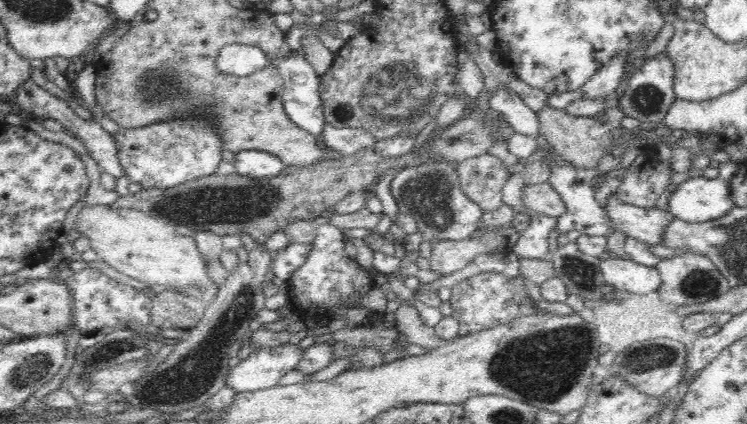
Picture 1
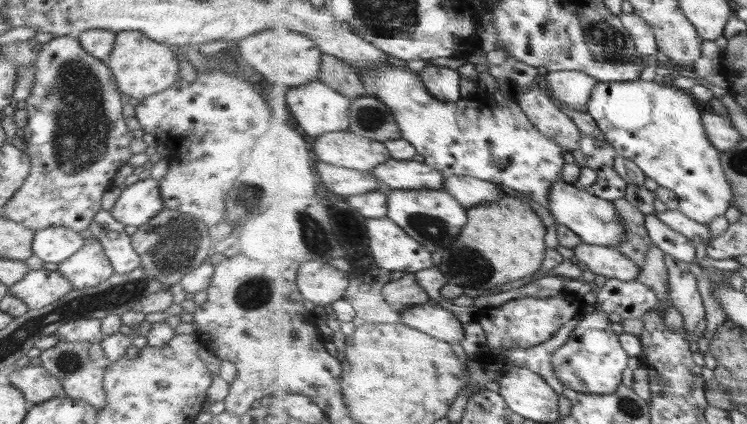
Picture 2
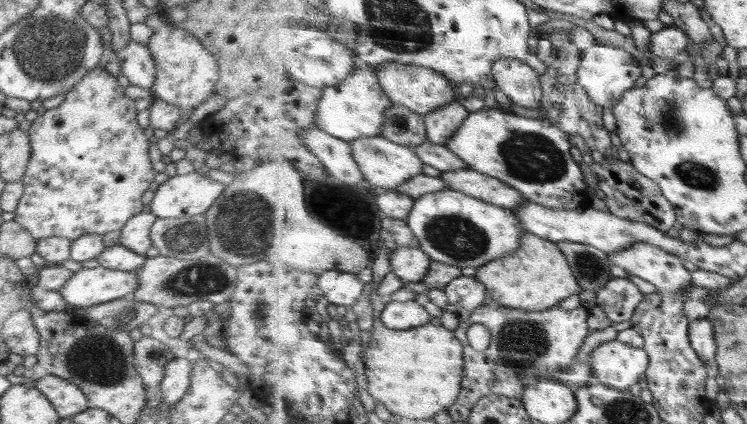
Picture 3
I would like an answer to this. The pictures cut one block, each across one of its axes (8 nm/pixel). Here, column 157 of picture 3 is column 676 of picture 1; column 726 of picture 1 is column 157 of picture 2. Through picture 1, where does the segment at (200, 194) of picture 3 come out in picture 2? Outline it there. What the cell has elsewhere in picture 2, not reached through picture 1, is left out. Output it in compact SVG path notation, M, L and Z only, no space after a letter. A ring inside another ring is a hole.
M157 178L140 179L121 192L110 215L122 224L140 226L166 208L160 191Z

